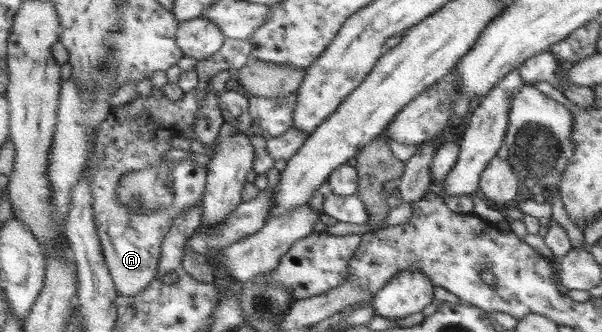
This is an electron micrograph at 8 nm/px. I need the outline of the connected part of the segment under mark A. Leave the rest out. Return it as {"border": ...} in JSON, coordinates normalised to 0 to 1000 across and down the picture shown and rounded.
{"border":[[[379,111],[362,163],[350,169],[349,181],[336,178],[329,205],[334,256],[311,277],[302,301],[286,301],[277,286],[267,298],[256,289],[243,298],[229,292],[206,316],[188,322],[183,349],[169,370],[154,458],[153,494],[159,512],[153,512],[156,533],[150,539],[150,560],[156,578],[156,651],[171,723],[171,756],[196,861],[196,883],[203,895],[226,895],[239,883],[264,834],[271,741],[277,711],[284,705],[292,657],[287,633],[272,627],[256,636],[236,623],[233,636],[219,636],[196,593],[203,536],[216,518],[233,518],[243,506],[276,500],[287,515],[296,500],[296,488],[274,476],[279,452],[289,449],[286,416],[324,398],[332,328],[344,277],[352,268],[352,235],[372,211],[405,205],[417,184],[420,139],[417,117]]]}

